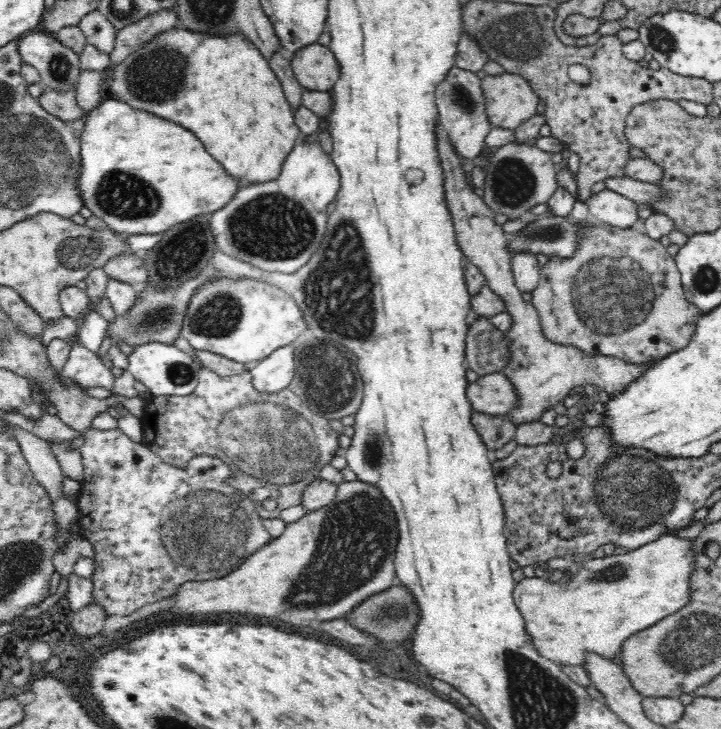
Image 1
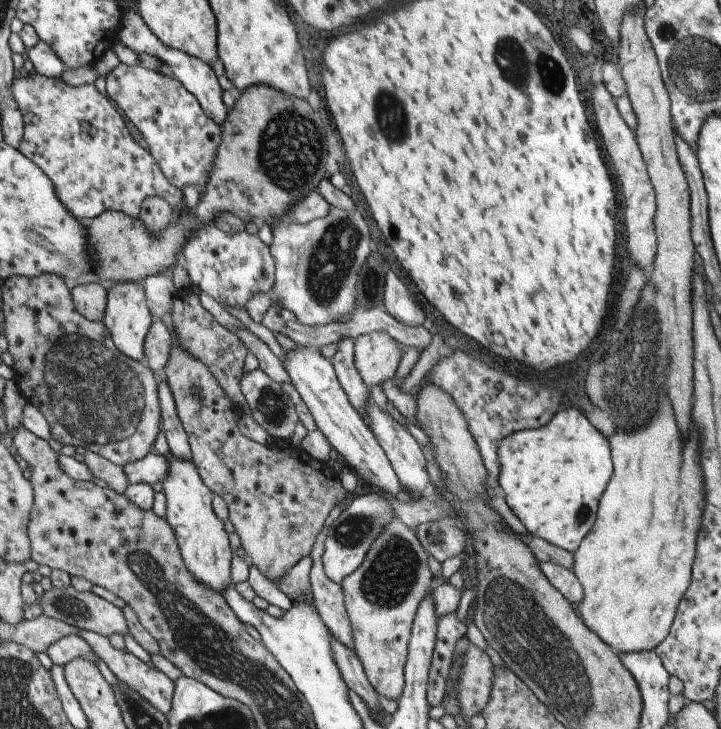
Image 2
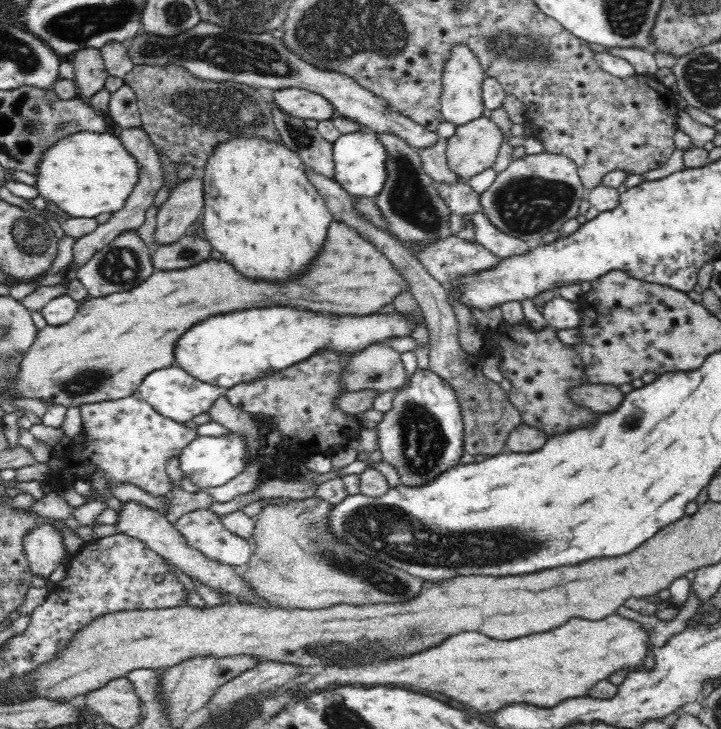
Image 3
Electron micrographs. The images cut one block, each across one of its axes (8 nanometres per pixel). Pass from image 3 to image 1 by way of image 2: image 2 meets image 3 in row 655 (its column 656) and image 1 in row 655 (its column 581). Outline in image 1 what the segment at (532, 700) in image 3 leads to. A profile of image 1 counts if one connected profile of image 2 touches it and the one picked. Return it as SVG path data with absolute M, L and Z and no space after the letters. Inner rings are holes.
M676 532L664 533L658 540L643 544L626 554L581 559L578 573L566 575L560 582L551 582L547 577L524 577L516 583L513 599L524 617L526 631L532 635L536 649L558 666L584 666L586 651L596 652L613 661L626 639L658 624L665 616L679 611L690 602L690 578L697 560L692 542L688 538L681 538Z

